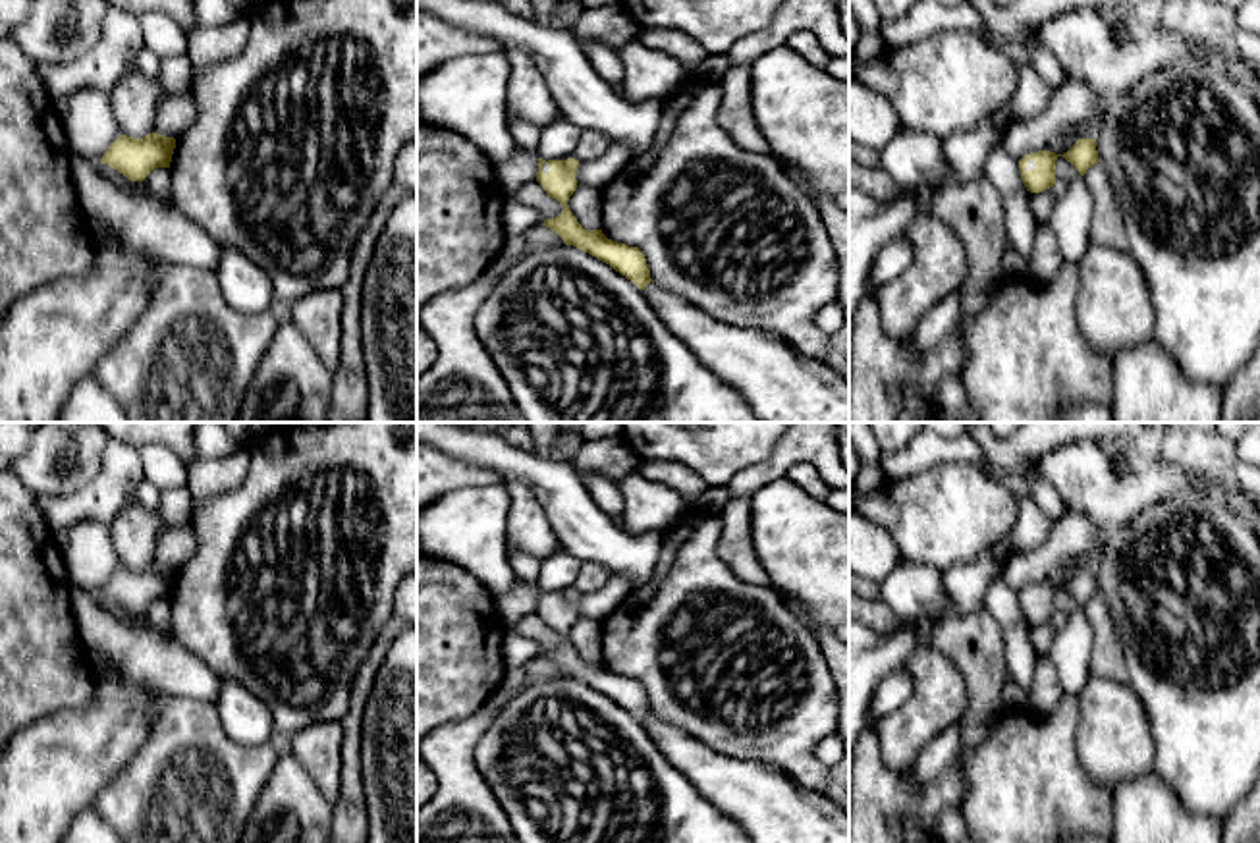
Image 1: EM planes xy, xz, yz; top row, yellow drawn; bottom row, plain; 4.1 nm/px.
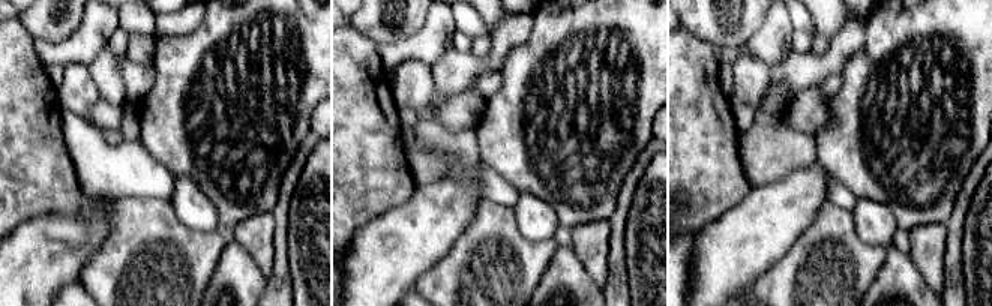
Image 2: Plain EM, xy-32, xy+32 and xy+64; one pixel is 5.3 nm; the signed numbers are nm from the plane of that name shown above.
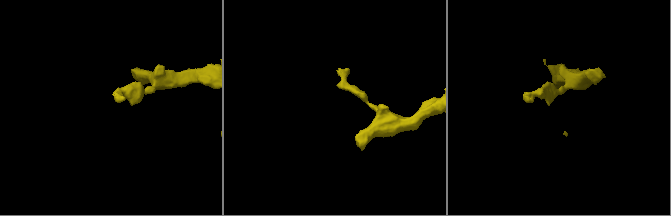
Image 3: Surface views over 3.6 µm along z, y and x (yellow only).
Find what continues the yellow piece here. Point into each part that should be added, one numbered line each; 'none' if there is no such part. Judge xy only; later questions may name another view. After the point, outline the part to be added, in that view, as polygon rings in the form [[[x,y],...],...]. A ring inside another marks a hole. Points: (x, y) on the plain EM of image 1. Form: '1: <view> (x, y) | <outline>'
none

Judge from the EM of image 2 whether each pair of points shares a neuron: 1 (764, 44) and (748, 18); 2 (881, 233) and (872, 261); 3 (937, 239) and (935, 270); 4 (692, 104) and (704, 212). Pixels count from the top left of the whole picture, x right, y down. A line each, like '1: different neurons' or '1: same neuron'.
1: different neurons
2: different neurons
3: same neuron
4: same neuron

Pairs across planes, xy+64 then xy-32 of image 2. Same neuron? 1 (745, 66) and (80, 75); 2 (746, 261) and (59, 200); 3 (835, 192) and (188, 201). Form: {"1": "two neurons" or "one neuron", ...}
{"1": "one neuron", "2": "two neurons", "3": "two neurons"}

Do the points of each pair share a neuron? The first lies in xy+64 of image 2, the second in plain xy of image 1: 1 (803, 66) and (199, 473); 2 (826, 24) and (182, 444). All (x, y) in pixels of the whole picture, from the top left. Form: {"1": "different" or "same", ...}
{"1": "same", "2": "same"}

